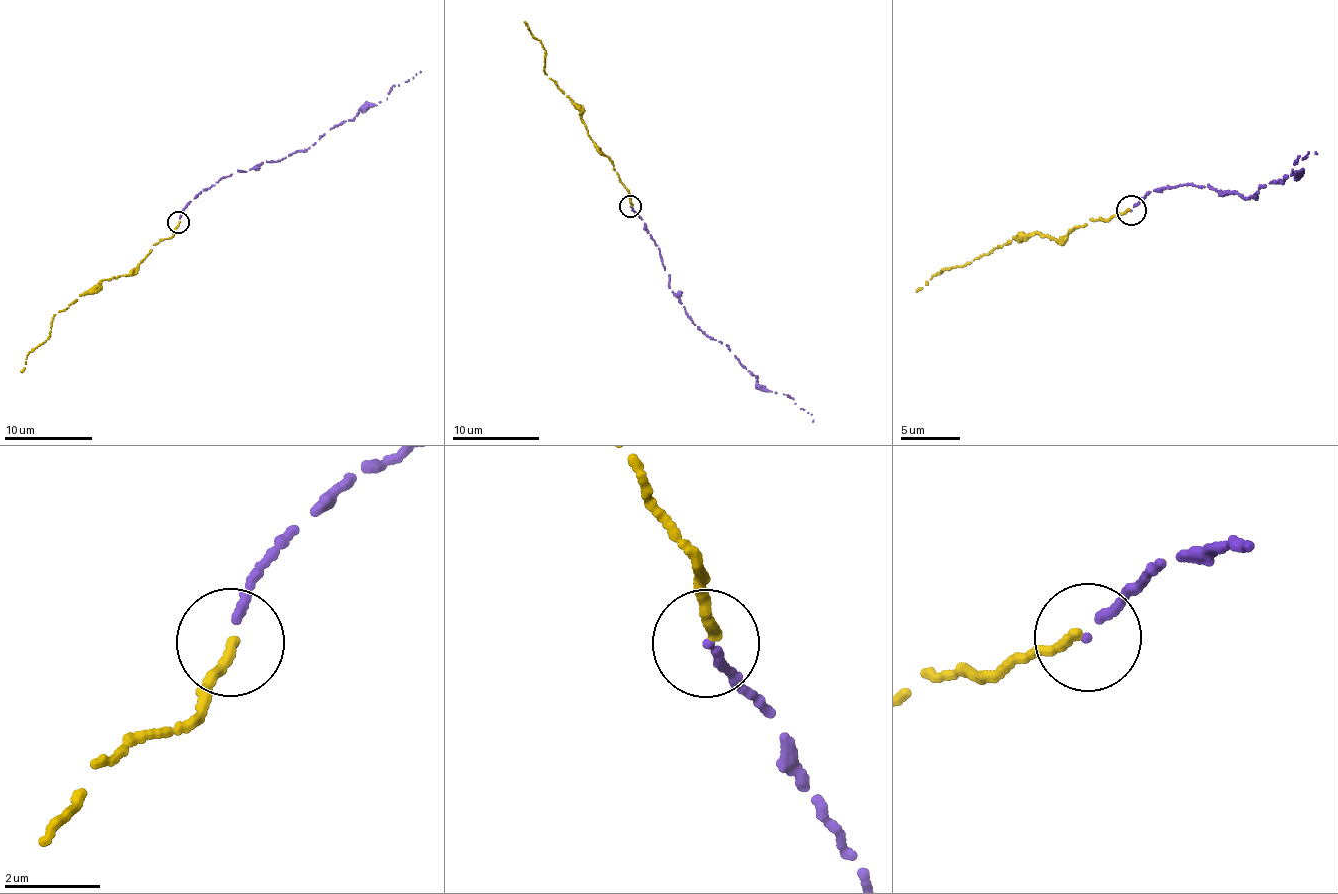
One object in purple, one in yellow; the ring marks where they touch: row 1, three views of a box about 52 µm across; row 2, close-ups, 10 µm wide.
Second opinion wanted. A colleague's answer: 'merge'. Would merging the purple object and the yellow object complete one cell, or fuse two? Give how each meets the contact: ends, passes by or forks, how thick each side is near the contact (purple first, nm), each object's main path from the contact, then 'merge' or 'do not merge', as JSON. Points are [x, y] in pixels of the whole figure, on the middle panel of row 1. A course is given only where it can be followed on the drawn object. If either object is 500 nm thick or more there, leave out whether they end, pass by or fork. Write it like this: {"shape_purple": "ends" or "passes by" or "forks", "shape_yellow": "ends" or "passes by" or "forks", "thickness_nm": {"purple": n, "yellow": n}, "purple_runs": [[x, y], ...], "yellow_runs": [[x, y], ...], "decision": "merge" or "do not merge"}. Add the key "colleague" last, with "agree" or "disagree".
{"shape_purple": "ends", "shape_yellow": "ends", "thickness_nm": {"purple": 170, "yellow": 220}, "purple_runs": [[630, 207], [659, 251], [668, 285], [691, 323], [729, 347], [769, 391], [788, 396], [812, 413], [812, 422]], "yellow_runs": [[630, 205], [628, 189], [588, 136], [580, 106], [548, 79], [544, 47], [523, 22]], "decision": "do not merge", "colleague": "disagree"}

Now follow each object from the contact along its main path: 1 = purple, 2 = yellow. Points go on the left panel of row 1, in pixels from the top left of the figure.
1: (179, 222), (194, 198), (218, 180), (238, 170), (304, 152), (360, 110), (387, 100), (389, 90), (420, 71)
2: (178, 223), (137, 266), (101, 281), (58, 312), (50, 337), (28, 355), (20, 371)

